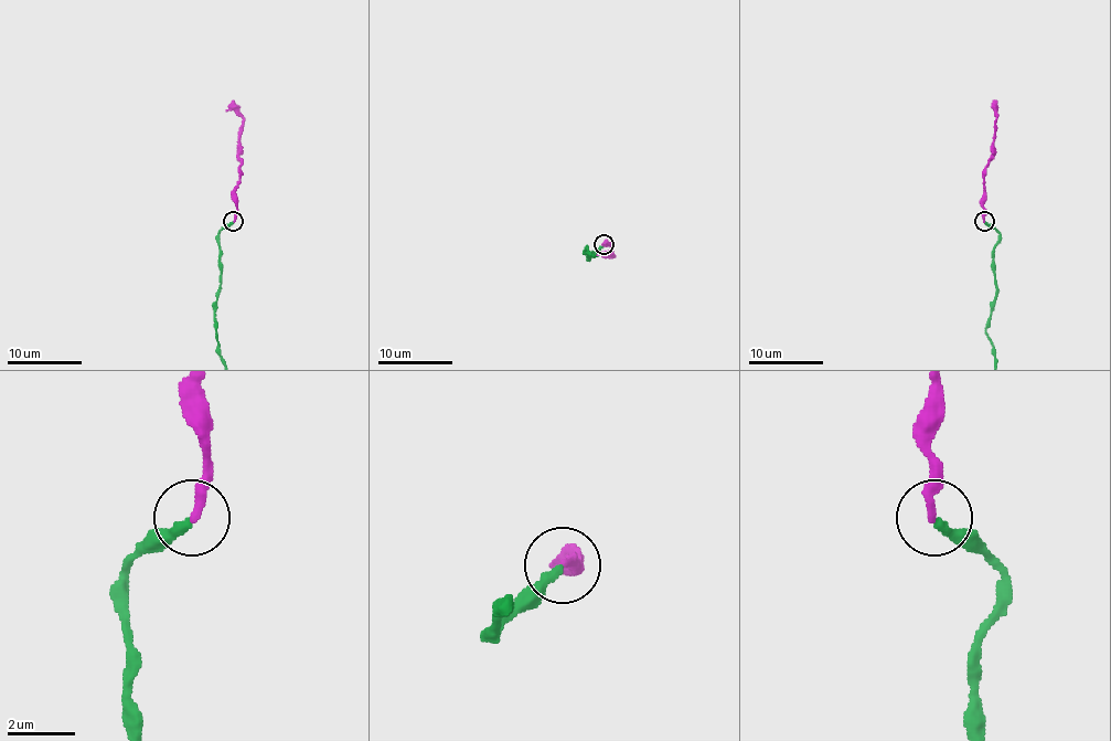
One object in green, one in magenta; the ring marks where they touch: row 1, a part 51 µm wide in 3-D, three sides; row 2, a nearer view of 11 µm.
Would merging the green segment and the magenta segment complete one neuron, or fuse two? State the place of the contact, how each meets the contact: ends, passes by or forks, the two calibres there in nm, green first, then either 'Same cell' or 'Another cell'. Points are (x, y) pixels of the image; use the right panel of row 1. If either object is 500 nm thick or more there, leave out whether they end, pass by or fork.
Place: (984, 221). At the ring green ends. At the ring magenta ends. Thickness 260 nm (green) against 260 nm. Another cell

